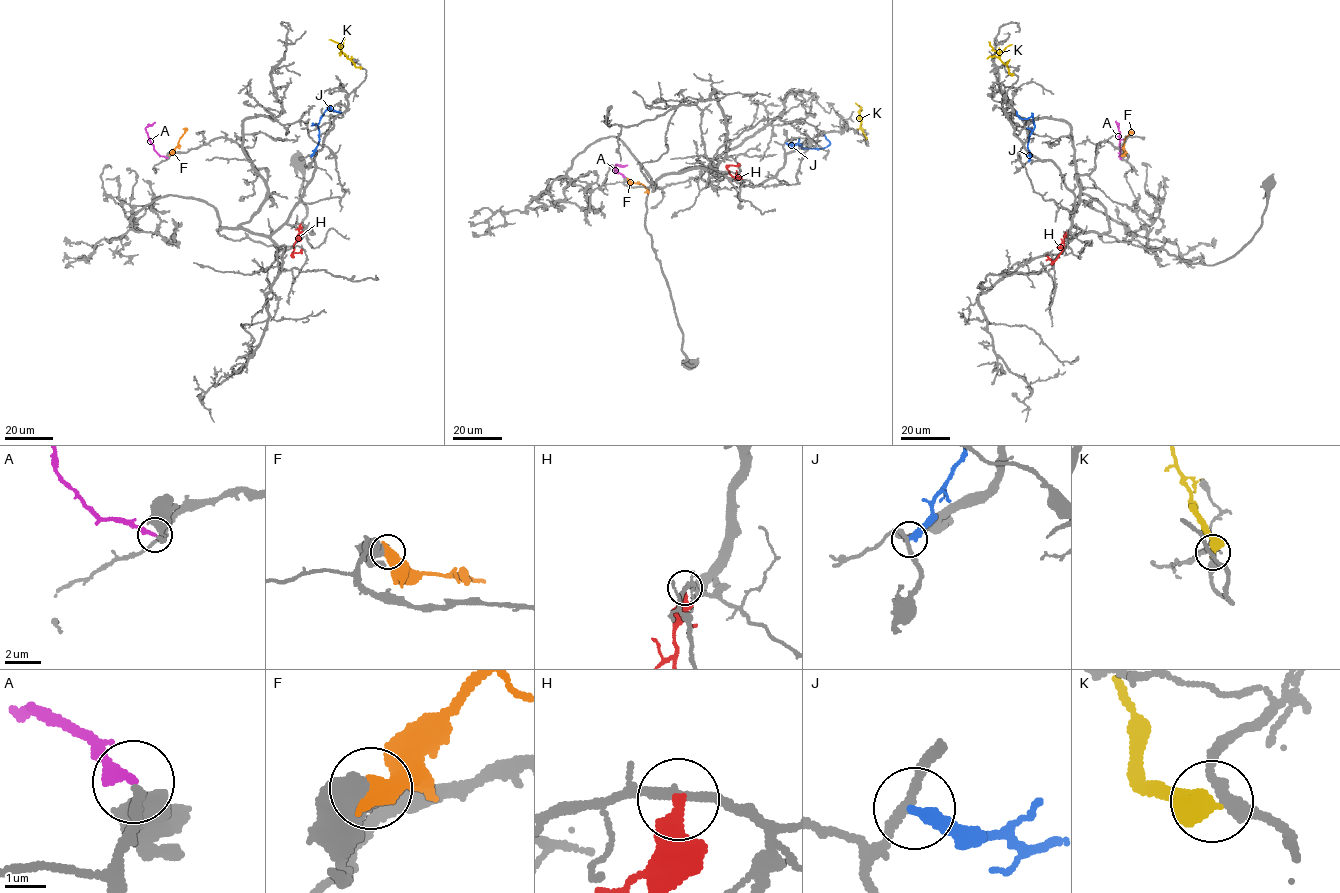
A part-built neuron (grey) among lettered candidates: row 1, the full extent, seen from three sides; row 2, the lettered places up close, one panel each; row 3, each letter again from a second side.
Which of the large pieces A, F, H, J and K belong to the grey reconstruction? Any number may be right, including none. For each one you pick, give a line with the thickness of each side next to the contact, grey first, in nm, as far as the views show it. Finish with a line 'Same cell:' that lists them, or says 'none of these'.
A: 240/280 nm
Same cell: A

